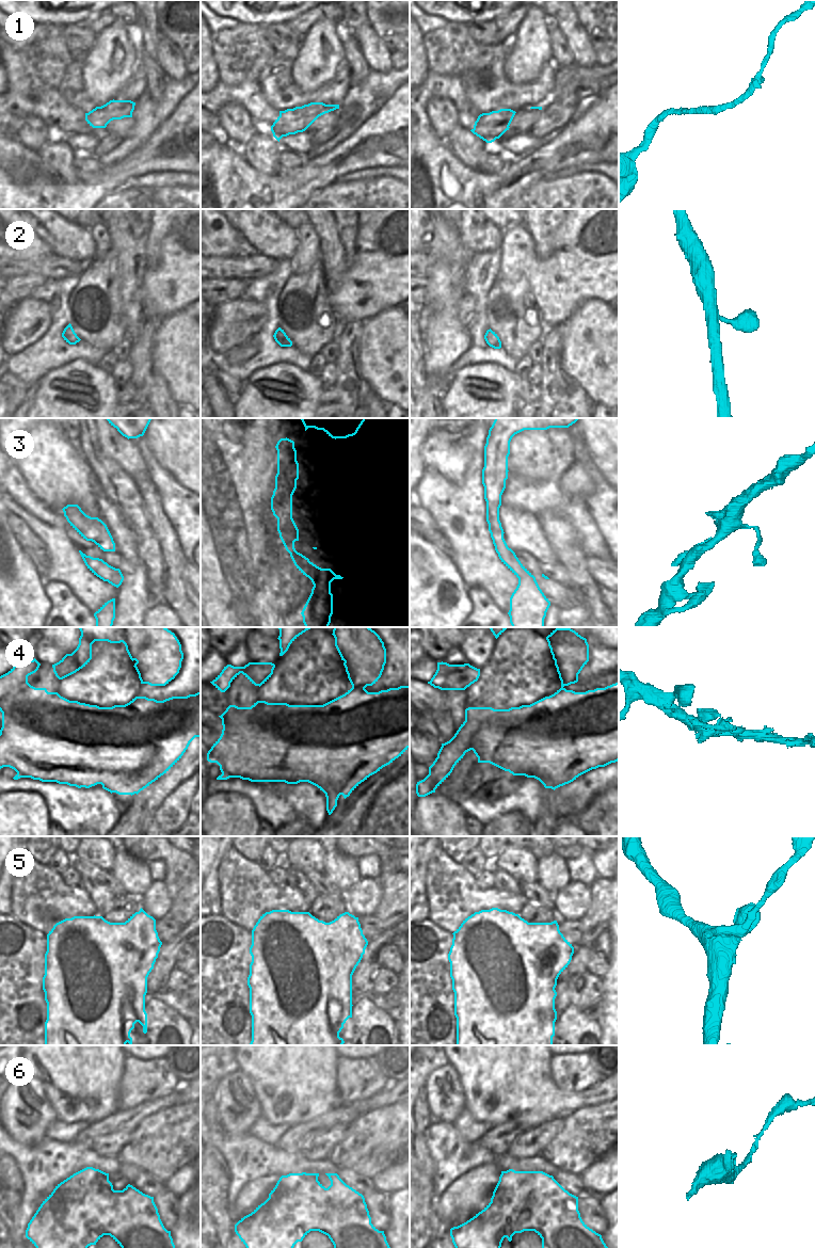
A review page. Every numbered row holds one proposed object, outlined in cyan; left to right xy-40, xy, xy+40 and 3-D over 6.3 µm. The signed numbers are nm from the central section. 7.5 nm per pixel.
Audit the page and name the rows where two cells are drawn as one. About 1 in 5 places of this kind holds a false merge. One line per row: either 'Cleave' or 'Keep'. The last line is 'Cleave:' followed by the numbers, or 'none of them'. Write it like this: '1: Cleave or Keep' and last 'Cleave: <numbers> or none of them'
1: Keep
2: Keep
3: Cleave
4: Keep
5: Cleave
6: Keep
Cleave: 3, 5.

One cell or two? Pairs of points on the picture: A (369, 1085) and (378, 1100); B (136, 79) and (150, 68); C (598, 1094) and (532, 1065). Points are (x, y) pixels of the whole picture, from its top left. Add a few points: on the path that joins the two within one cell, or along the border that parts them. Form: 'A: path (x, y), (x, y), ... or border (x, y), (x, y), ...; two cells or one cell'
A: border (390, 1082), (380, 1091), (351, 1103); two cells
B: border (139, 61), (146, 78), (145, 93); two cells
C: path (580, 1099), (559, 1099), (543, 1083); one cell

